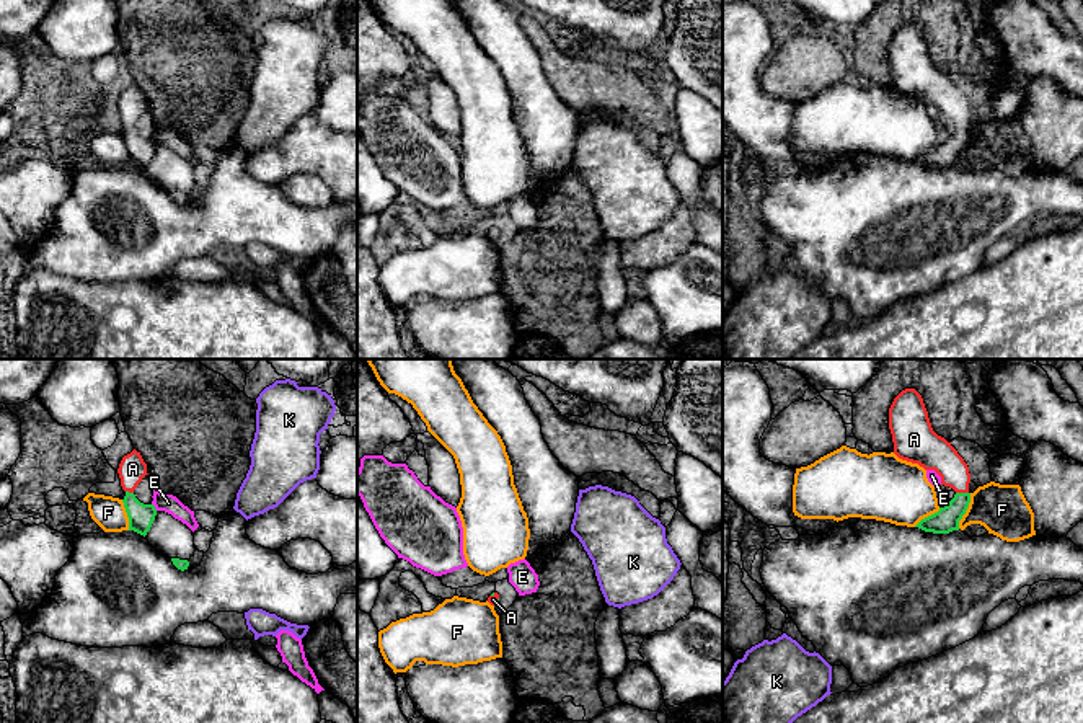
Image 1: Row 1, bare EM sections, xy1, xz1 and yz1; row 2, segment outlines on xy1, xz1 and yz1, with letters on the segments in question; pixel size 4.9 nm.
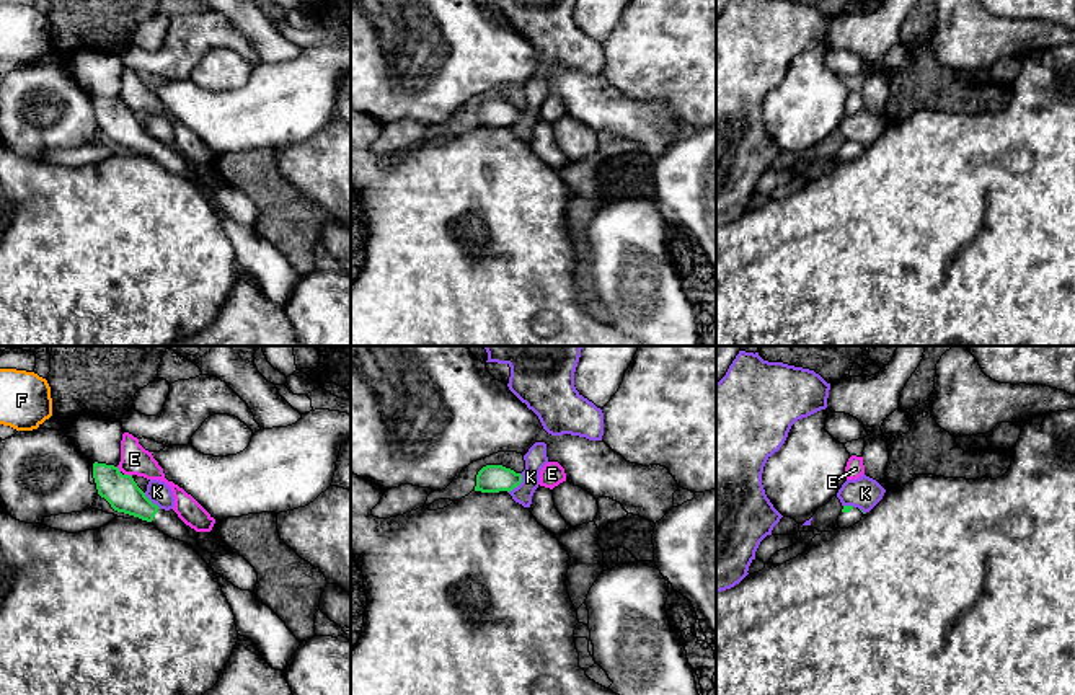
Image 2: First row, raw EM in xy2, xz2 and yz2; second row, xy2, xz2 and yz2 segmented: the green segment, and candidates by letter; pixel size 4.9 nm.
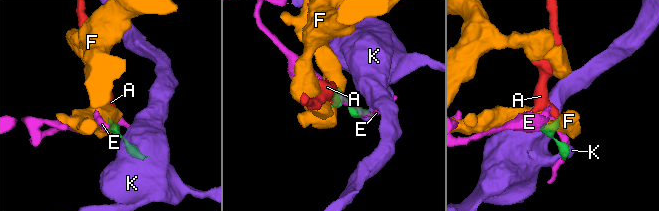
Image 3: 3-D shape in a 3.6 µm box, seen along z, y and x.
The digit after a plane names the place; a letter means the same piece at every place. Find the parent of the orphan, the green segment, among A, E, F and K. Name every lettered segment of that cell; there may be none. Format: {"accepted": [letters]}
{"accepted": ["A"]}

